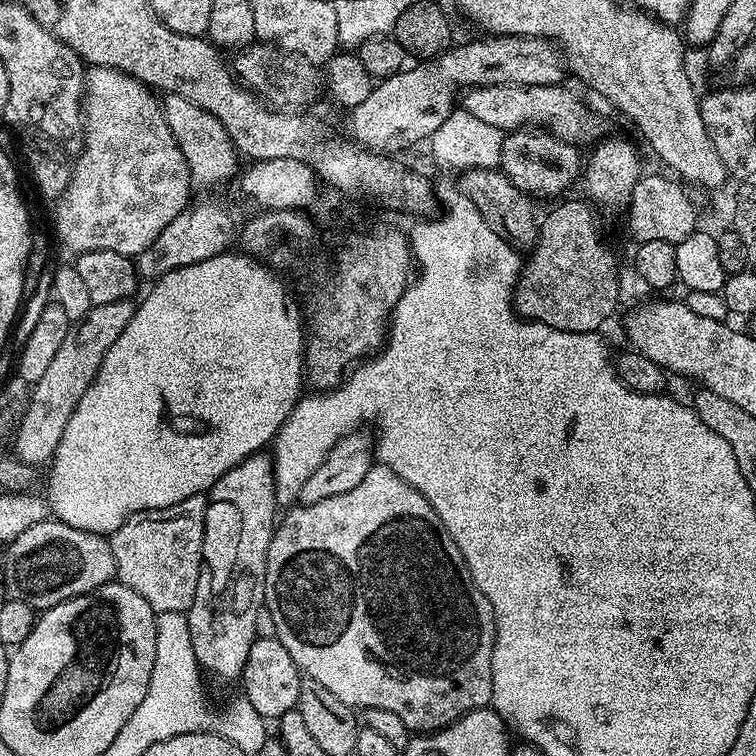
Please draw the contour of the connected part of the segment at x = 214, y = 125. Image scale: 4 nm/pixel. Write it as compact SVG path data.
M165 95L162 107L166 122L188 163L188 173L192 176L193 185L200 187L201 184L204 188L212 188L215 184L226 183L236 172L238 153L220 119L181 96Z

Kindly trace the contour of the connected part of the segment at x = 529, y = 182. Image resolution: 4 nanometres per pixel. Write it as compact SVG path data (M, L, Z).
M517 130L507 133L504 137L502 154L498 165L499 171L504 173L518 190L528 193L533 198L539 196L556 196L564 192L572 183L579 181L582 176L581 149L575 144L567 144L551 134L536 134L531 136L531 131Z

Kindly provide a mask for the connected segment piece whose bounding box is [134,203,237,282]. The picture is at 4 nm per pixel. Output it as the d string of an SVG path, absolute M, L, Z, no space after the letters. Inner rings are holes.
M195 204L178 214L178 218L174 218L174 222L170 222L152 244L135 257L136 275L141 281L155 282L170 274L170 270L194 266L194 262L206 262L206 258L229 251L228 235L237 231L235 214L224 204Z

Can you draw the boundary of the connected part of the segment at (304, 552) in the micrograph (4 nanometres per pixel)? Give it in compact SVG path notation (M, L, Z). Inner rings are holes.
M374 466L354 486L354 490L346 490L346 494L334 494L334 498L322 498L322 502L300 504L287 509L272 533L270 550L266 558L266 582L264 583L264 603L270 610L270 618L274 618L276 639L290 650L290 658L300 667L307 679L326 686L334 698L342 698L349 708L363 710L377 708L391 710L398 714L402 722L406 722L409 733L427 734L438 732L447 724L452 724L468 712L479 708L487 708L492 703L492 651L496 641L496 623L494 610L478 590L454 538L442 526L438 514L430 506L430 502L414 486L410 486L394 470L383 466Z

